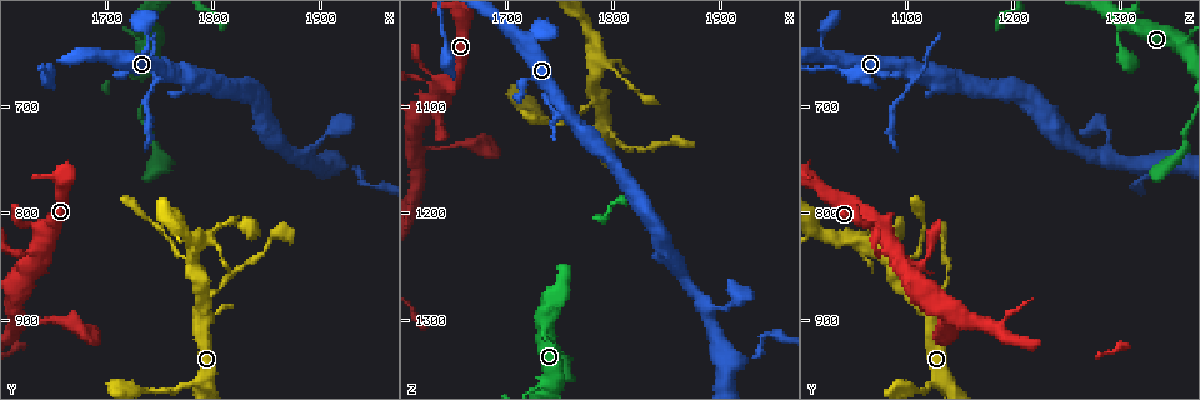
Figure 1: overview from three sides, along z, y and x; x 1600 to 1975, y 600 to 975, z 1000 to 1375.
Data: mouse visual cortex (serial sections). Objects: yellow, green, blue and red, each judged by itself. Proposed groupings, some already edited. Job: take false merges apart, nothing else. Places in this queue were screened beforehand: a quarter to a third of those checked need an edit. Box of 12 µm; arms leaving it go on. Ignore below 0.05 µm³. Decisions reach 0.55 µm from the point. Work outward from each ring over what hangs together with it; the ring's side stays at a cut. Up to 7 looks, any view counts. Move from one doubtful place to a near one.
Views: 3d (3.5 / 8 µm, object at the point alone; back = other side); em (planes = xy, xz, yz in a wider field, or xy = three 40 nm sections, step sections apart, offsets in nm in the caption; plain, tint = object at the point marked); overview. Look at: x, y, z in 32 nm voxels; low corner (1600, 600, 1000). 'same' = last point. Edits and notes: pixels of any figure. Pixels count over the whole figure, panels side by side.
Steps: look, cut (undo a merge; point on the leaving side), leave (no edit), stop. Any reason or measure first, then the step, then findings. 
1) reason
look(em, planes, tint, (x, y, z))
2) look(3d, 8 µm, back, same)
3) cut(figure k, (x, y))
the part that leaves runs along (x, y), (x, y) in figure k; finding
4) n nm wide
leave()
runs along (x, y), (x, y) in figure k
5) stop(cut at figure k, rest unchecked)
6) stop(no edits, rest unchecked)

sharp bend
look(3d, 3.5 µm, (1758, 670, 1106))

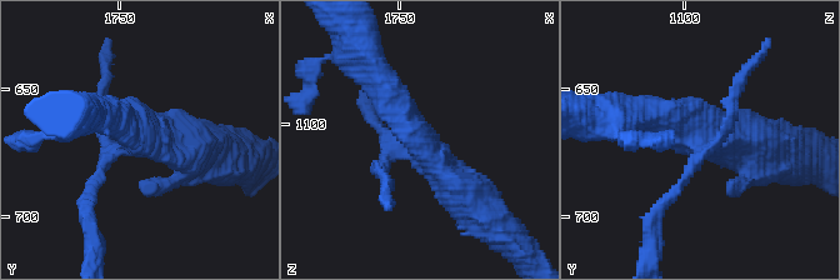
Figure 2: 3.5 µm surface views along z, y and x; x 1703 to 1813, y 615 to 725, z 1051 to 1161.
now the EM
look(em, xy, step 1, tint, (1758, 667, 1106))

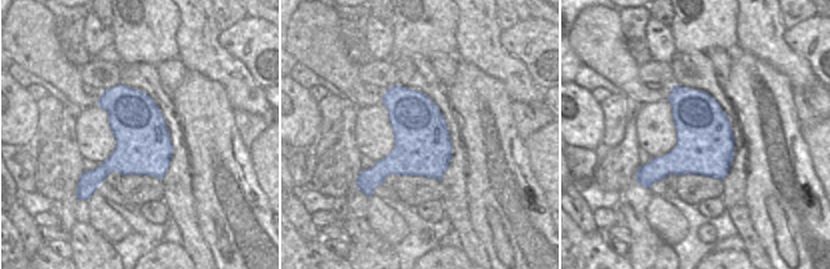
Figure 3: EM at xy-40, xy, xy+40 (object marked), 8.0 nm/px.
cut(figure 2, (94, 179))
a second cell is stuck on

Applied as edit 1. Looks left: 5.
see it whole again
look(overview)

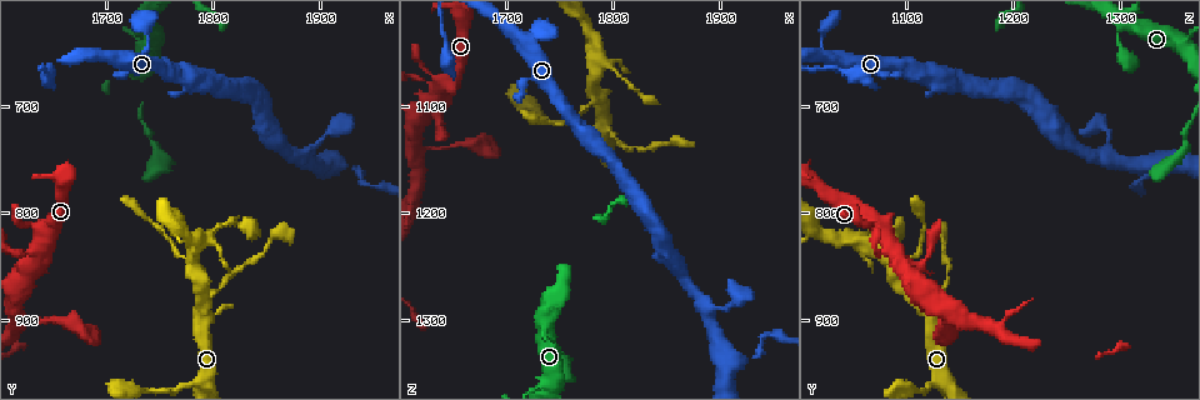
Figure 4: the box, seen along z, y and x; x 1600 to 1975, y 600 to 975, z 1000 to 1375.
thin arm on a thick one
look(3d, 8 µm, (1794, 890, 1122))

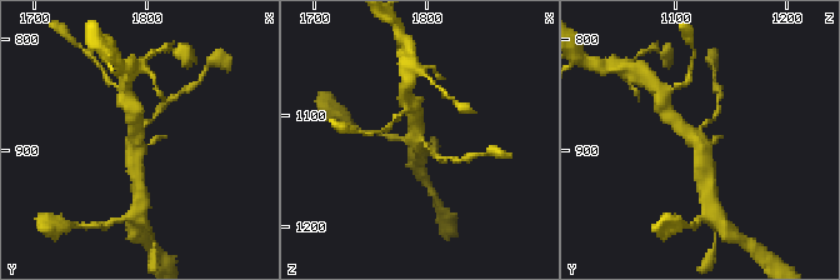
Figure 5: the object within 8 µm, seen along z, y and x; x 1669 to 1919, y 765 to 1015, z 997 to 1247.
need the tissue
look(em, planes, tint, (1794, 890, 1120))

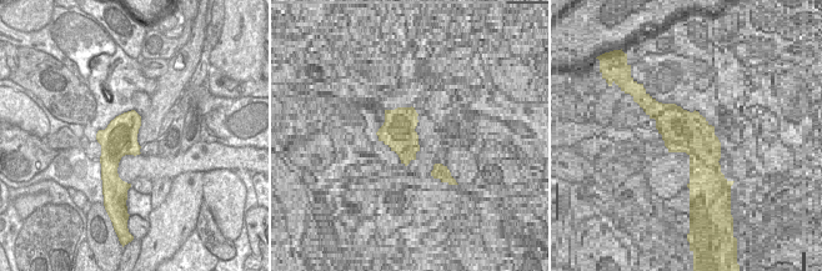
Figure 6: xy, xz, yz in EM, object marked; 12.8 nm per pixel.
cut(figure 5, (159, 109))
a second cell is stuck on

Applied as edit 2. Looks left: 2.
look(3d, 3.5 µm, (1788, 828, 1058))

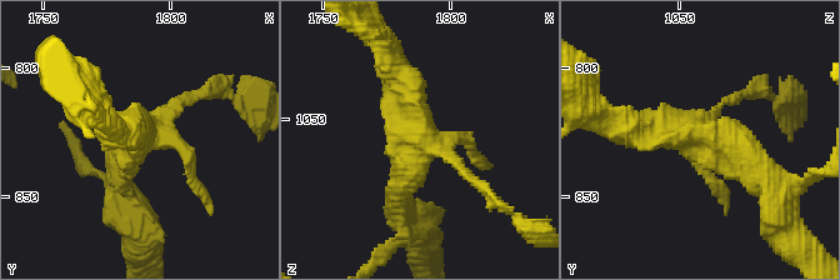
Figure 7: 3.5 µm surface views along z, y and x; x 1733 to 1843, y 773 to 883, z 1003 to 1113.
look(em, planes, tint, (1788, 828, 1059))

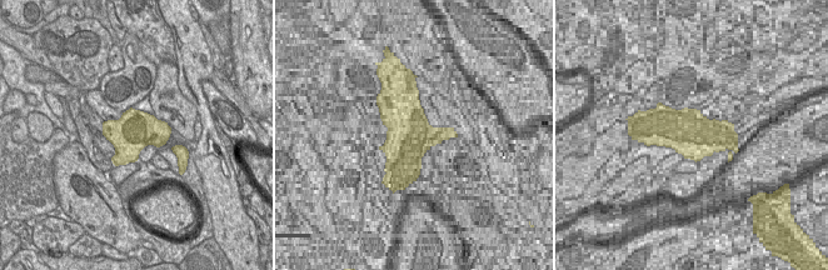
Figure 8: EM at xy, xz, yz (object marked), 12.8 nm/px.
cut(figure 7, (709, 178))
a second cell is stuck on

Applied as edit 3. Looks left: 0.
stop(cut at figure 2, cut at figure 5, cut at figure 7, rest unchecked)

